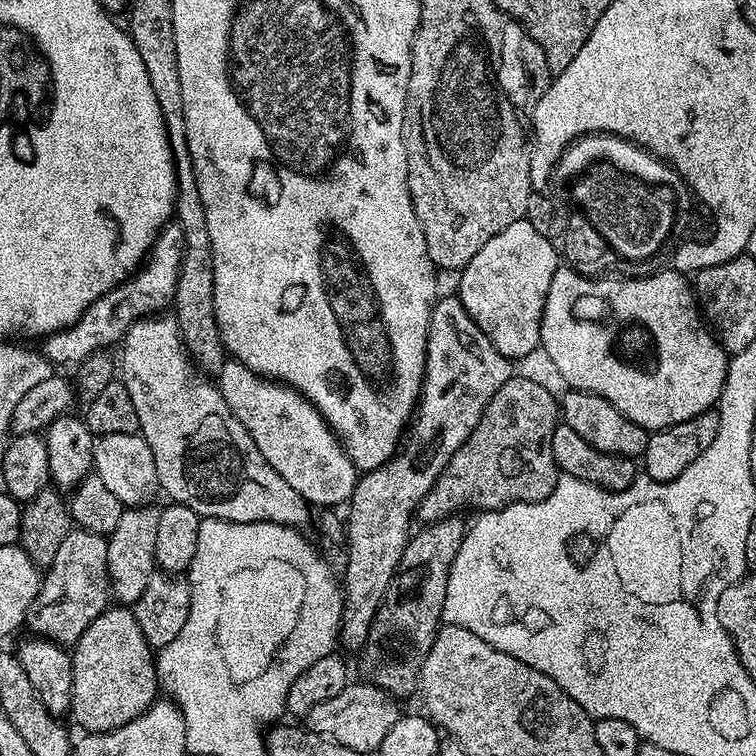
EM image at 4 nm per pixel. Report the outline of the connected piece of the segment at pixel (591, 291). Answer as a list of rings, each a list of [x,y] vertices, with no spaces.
[[[571,266],[557,267],[554,278],[550,282],[550,294],[546,294],[546,306],[540,327],[542,352],[548,355],[549,362],[556,367],[557,374],[568,383],[569,389],[577,392],[593,392],[595,396],[606,398],[606,402],[610,402],[614,410],[626,414],[630,422],[649,430],[674,426],[678,422],[686,422],[686,418],[694,418],[698,414],[709,411],[720,399],[730,359],[729,353],[725,352],[723,346],[706,327],[689,277],[675,270],[667,271],[656,272],[653,276],[640,276],[637,280],[587,280],[584,277],[586,275]]]

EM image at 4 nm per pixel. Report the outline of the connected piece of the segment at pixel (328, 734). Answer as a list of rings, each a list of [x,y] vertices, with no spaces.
[[[350,682],[342,690],[342,694],[334,694],[334,698],[326,698],[326,702],[320,702],[314,710],[308,713],[306,720],[310,725],[310,731],[334,742],[338,746],[350,746],[362,754],[375,753],[382,746],[386,734],[400,721],[402,709],[399,708],[397,697],[383,692],[380,688],[374,687],[367,682]]]

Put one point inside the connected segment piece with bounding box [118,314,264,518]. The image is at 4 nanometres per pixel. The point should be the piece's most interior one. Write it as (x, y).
(204, 456)

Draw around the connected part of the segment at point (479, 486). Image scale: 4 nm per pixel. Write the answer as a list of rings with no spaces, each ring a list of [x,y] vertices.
[[[513,375],[490,398],[478,426],[462,442],[462,446],[450,458],[434,486],[422,498],[416,508],[415,519],[421,525],[432,524],[436,520],[445,520],[448,516],[463,513],[463,508],[476,508],[480,512],[494,512],[497,508],[506,508],[514,503],[538,503],[547,498],[557,484],[558,469],[554,462],[552,439],[557,424],[561,423],[560,406],[557,397],[544,384],[531,380],[528,376]]]

